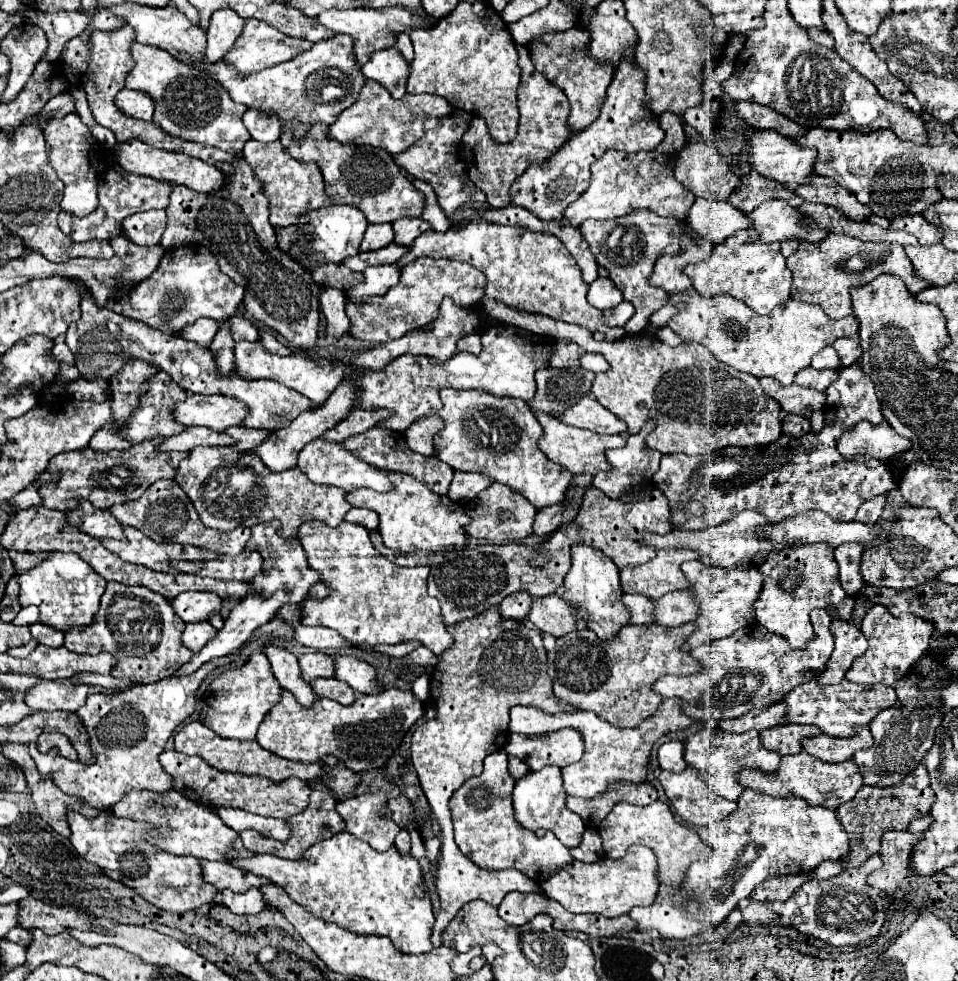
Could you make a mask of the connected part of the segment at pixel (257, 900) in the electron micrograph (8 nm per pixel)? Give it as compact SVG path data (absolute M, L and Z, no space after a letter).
M230 889L222 891L222 905L226 905L236 915L256 915L266 907L260 889L250 889L246 893L234 893Z

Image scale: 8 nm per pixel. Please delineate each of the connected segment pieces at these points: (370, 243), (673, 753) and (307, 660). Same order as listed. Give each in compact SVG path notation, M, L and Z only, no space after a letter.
M380 223L380 225L368 225L364 233L364 241L360 245L360 251L376 251L394 241L394 231L390 223Z
M666 741L658 749L658 761L660 767L672 773L684 771L686 761L684 761L684 743L682 741Z
M306 653L300 657L300 667L302 667L302 677L304 681L314 681L318 677L330 679L334 677L334 659L326 653Z

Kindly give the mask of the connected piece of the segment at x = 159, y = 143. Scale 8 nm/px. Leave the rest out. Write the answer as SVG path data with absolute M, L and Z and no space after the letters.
M126 25L118 31L112 31L112 33L96 31L90 39L90 65L88 65L88 71L81 75L80 81L86 92L86 97L88 97L88 105L90 105L90 111L94 115L96 123L100 123L102 127L108 127L116 135L118 143L124 143L128 139L138 139L138 141L144 141L152 147L166 149L166 151L176 151L176 153L186 153L186 155L198 157L198 159L206 161L206 163L212 163L212 165L216 165L220 161L230 161L232 163L236 159L232 153L226 153L222 149L214 149L214 147L208 147L208 145L200 145L200 143L192 143L192 141L184 141L184 139L178 139L174 135L168 135L162 127L158 127L154 123L146 123L146 121L126 117L114 105L114 97L118 95L118 91L124 89L126 73L130 73L130 69L134 67L134 59L130 57L130 43L134 43L134 41L136 41L136 33L134 33L134 29L130 29L130 25Z

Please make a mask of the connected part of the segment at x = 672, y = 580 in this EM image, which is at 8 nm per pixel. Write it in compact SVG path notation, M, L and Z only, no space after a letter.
M660 549L646 565L626 567L620 571L624 593L642 593L656 599L676 589L688 589L690 581L682 573L680 565L692 559L700 559L698 553Z

